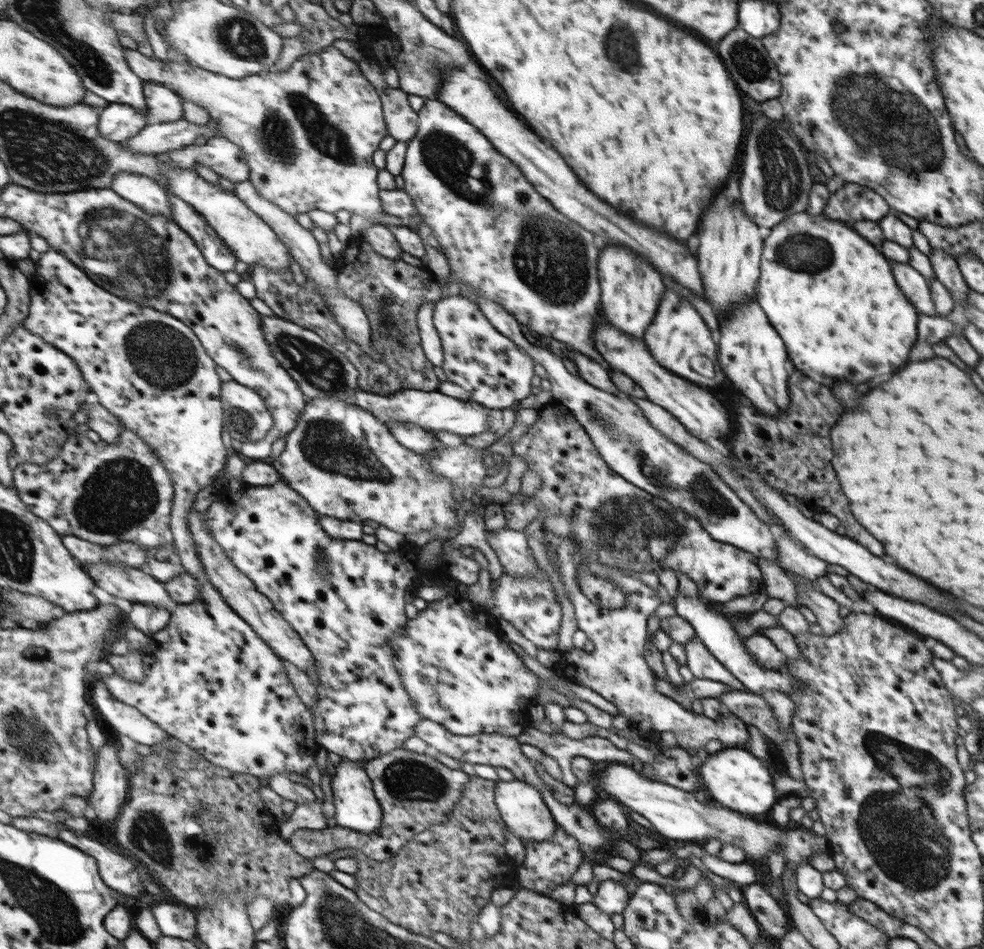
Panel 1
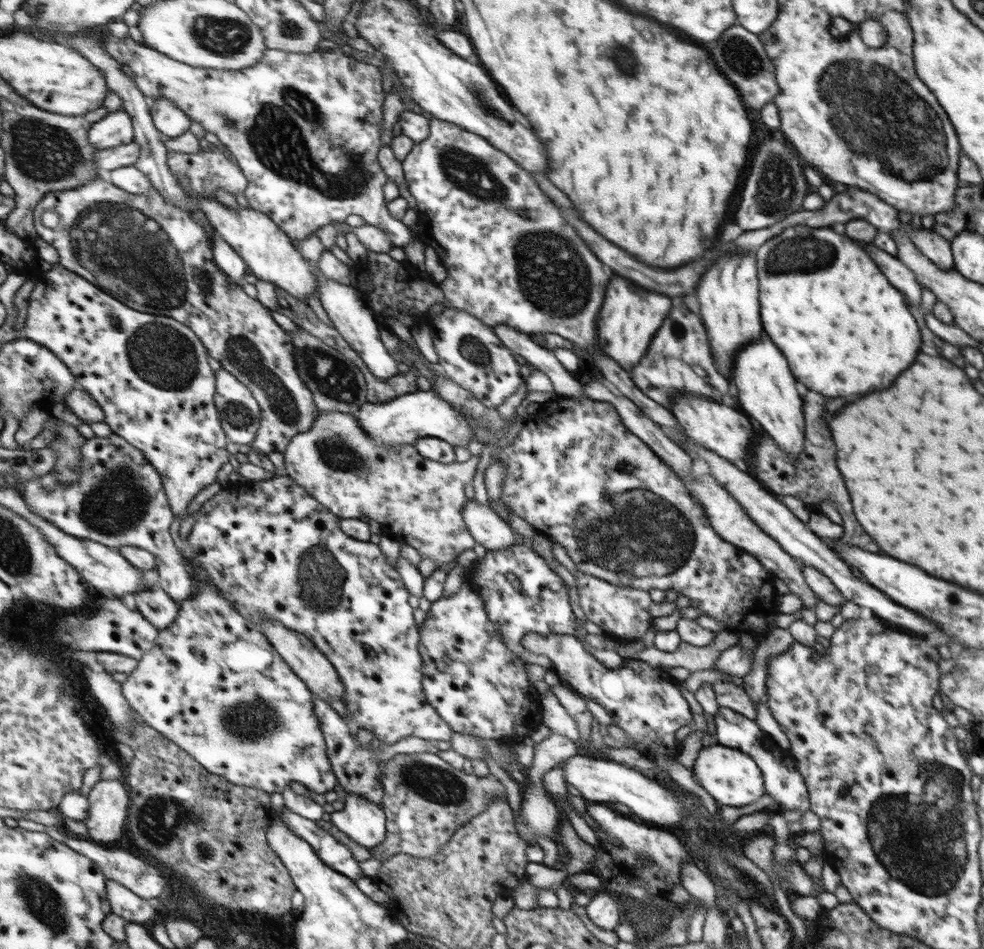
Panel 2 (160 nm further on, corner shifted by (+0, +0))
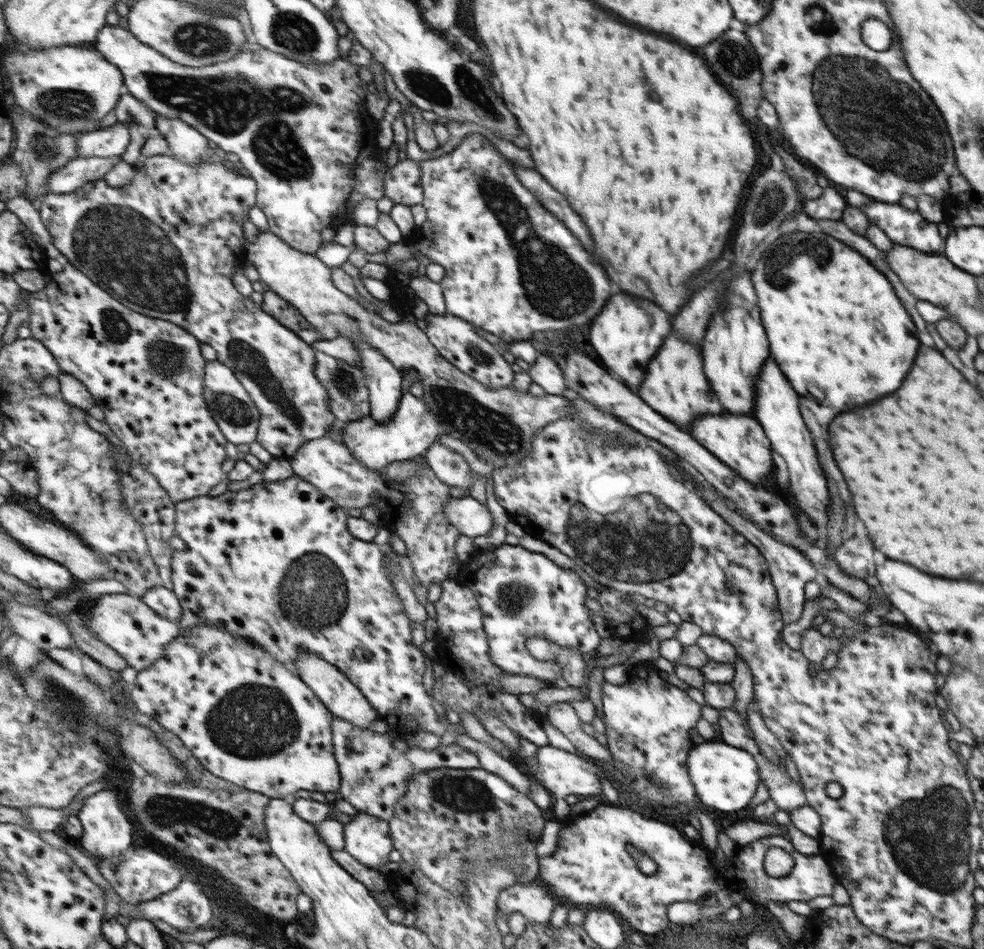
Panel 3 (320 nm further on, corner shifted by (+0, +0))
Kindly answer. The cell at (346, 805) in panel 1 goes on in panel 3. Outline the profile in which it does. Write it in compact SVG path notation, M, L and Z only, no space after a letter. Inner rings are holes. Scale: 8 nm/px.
M360 811L350 817L344 824L347 852L361 864L385 871L384 864L395 849L390 821Z

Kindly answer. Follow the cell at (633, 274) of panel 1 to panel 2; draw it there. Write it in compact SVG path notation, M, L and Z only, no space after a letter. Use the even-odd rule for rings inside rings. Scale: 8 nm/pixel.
M615 276L609 284L609 296L605 296L605 308L601 308L599 326L597 327L597 346L611 360L616 360L621 368L629 372L635 367L639 358L645 354L651 337L661 326L671 308L669 297L657 292L647 292L639 286L629 284L625 278Z

